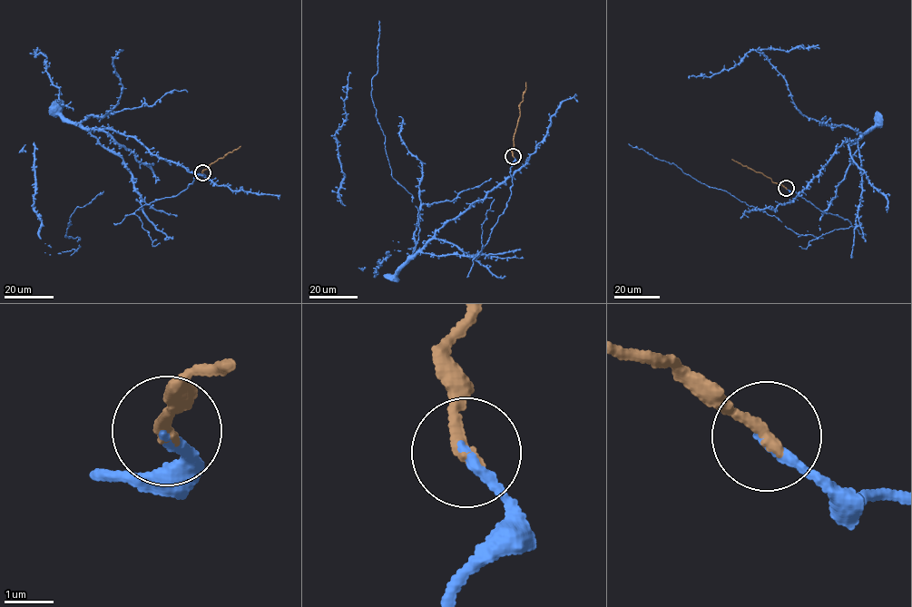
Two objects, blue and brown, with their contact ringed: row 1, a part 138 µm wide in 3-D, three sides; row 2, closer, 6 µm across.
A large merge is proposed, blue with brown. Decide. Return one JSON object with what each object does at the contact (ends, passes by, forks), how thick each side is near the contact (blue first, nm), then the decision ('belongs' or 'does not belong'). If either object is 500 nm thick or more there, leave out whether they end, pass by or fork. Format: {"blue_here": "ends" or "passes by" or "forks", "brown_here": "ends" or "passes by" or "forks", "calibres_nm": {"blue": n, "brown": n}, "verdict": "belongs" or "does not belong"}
{"blue_here": "ends", "brown_here": "ends", "calibres_nm": {"blue": 240, "brown": 280}, "verdict": "belongs"}

